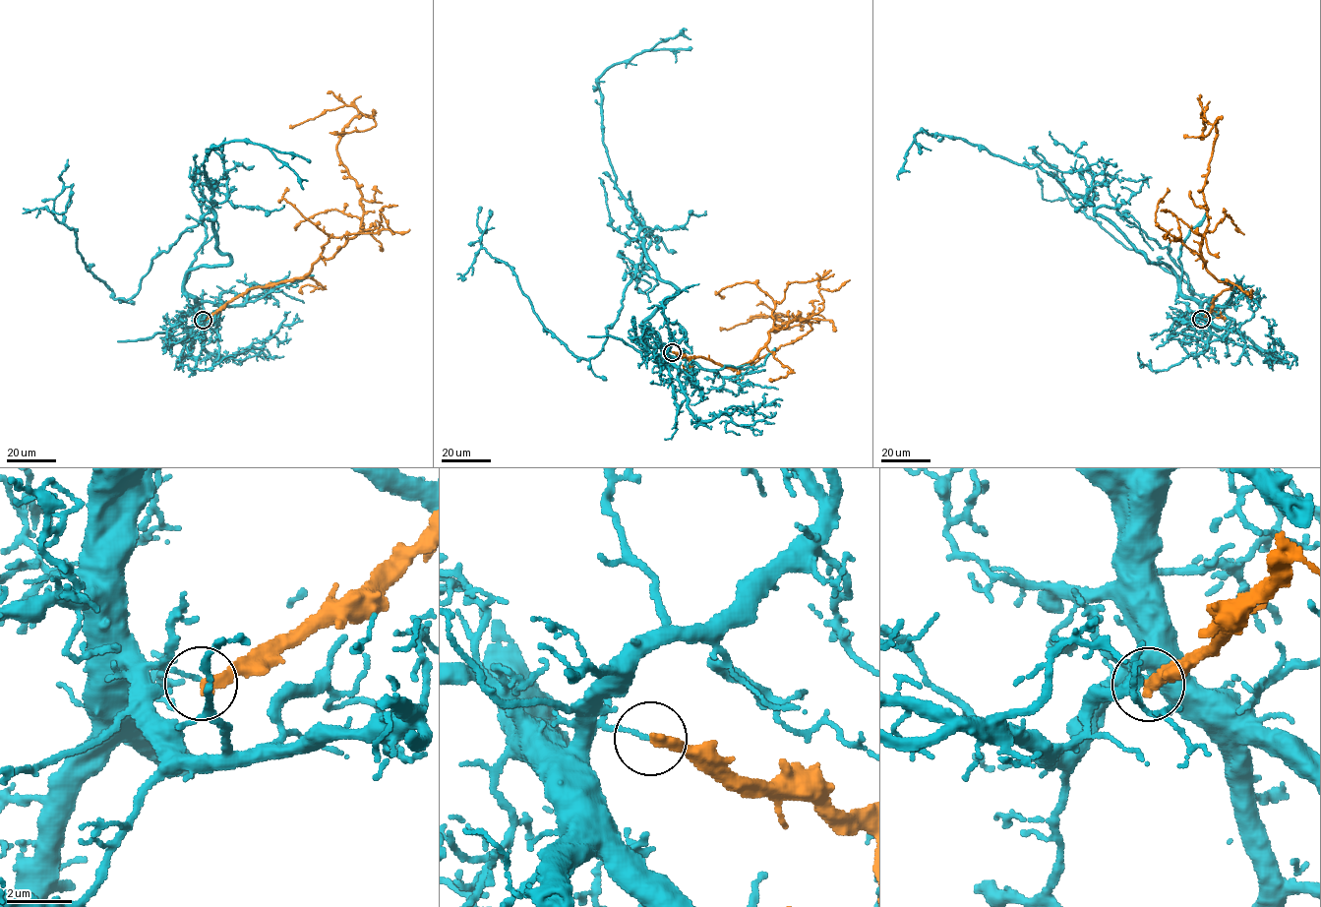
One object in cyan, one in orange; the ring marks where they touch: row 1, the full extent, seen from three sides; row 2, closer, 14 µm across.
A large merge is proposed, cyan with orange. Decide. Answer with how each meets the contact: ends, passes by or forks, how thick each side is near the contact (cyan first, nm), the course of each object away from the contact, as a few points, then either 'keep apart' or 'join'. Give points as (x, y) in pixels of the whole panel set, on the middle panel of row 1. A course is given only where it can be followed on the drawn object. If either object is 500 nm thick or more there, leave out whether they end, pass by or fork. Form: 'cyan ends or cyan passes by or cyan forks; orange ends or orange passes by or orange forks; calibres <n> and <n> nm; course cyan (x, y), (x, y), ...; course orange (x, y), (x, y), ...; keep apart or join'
cyan ends; orange ends; calibres 110 and 320 nm; course cyan (672, 351), (641, 328), (678, 290), (644, 240), (603, 350), (581, 359), (481, 247), (480, 211); course orange (672, 351), (740, 367), (774, 328), (810, 323), (796, 318), (773, 332), (801, 320), (776, 316), (720, 327); keep apart

